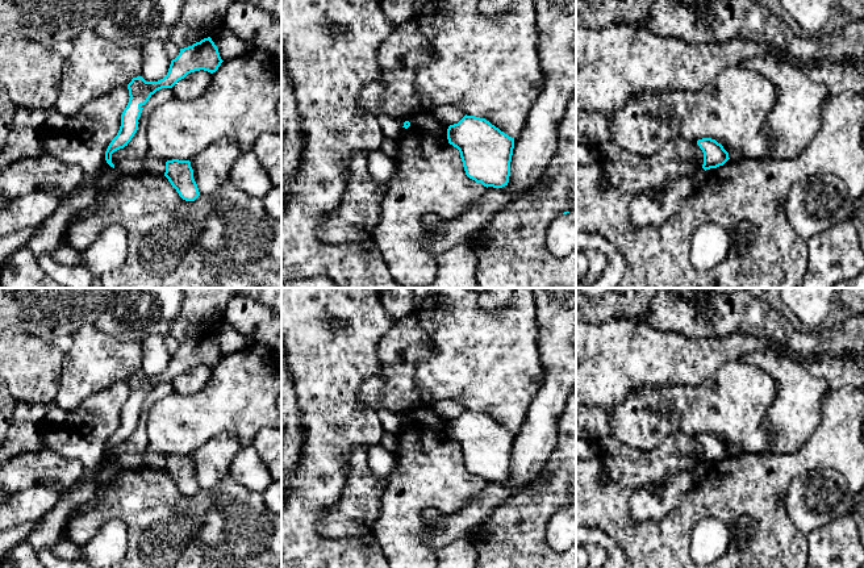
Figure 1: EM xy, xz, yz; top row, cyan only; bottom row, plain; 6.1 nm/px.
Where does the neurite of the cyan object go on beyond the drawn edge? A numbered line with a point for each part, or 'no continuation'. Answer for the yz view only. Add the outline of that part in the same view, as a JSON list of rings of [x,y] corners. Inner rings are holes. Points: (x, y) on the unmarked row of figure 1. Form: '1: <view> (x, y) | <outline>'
no continuation

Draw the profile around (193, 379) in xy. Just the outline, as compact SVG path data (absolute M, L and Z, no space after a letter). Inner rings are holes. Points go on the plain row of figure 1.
M204 364L188 368L174 381L174 392L181 396L192 396L199 393L209 380L212 368Z

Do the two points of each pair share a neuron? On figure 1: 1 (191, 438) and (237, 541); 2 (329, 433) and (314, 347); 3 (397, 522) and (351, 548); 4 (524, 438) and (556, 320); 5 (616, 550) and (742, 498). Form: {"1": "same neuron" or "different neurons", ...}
{"1": "different neurons", "2": "same neuron", "3": "different neurons", "4": "same neuron", "5": "different neurons"}

